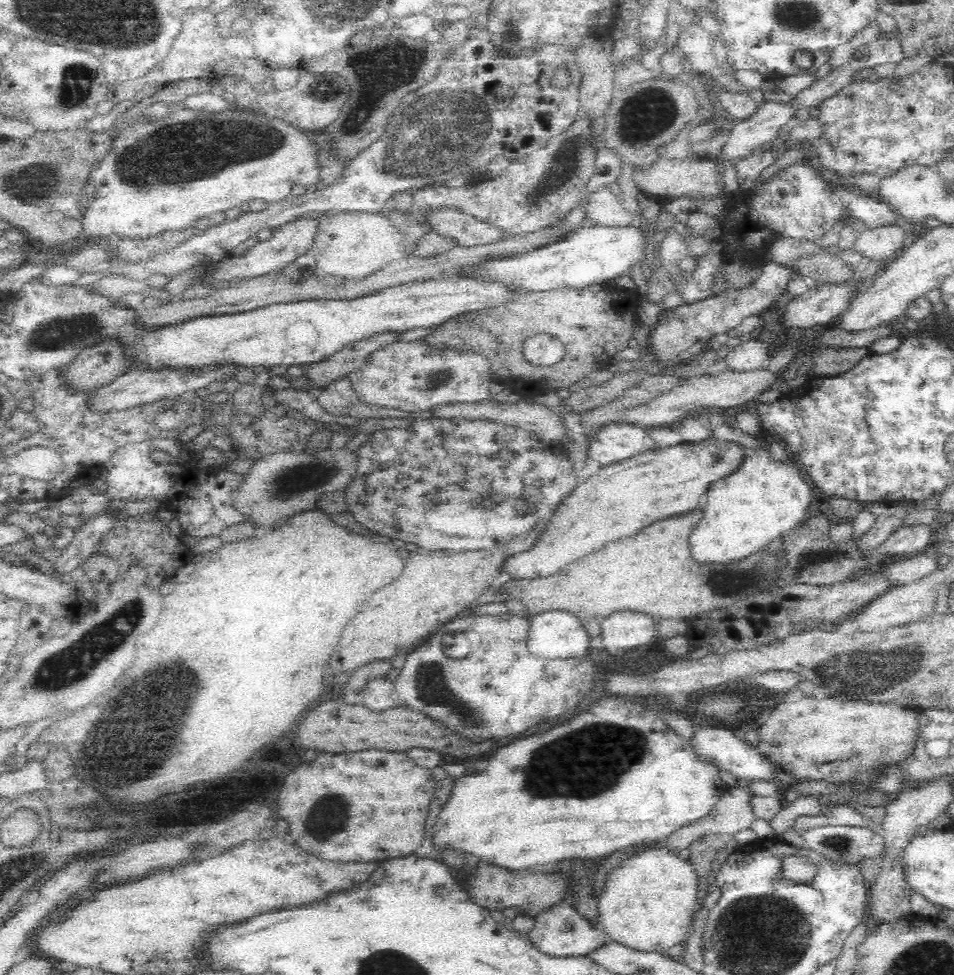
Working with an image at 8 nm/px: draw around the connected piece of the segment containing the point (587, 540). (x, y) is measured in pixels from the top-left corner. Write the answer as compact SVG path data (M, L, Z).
M708 437L700 444L648 451L620 461L620 464L602 467L578 484L562 501L530 550L510 554L500 568L512 579L552 576L554 564L568 566L576 558L602 548L610 540L634 536L638 530L658 520L688 512L698 506L700 496L714 480L720 480L722 474L728 476L738 468L744 450L745 447L739 444Z

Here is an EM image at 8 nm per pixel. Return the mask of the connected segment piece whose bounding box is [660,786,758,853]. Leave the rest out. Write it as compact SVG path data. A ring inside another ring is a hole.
M746 786L730 787L708 816L688 828L675 832L668 840L660 842L660 845L686 853L695 840L710 833L734 835L740 830L750 828L752 822L757 819L752 804L756 797L758 796Z

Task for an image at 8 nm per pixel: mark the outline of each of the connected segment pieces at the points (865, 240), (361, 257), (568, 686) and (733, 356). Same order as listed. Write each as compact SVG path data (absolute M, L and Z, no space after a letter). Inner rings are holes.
M897 224L868 227L857 234L853 250L867 258L881 257L885 260L895 251L905 249L911 232Z
M331 212L317 216L317 224L318 236L307 251L316 259L314 272L317 275L331 274L342 283L351 279L359 280L401 258L398 256L402 242L400 230L394 228L392 222L382 214Z
M517 607L500 615L482 615L476 612L464 618L454 618L408 655L396 679L396 692L402 696L400 700L406 702L411 711L426 714L432 722L438 722L442 728L454 732L458 738L472 740L476 744L516 736L540 722L572 712L578 706L578 702L594 688L594 679L598 677L594 674L594 662L586 658L590 654L558 660L534 658L534 655L526 650L530 628L532 616ZM454 632L466 634L466 638L472 644L470 654L462 660L454 660L444 654L442 638Z
M750 336L738 340L726 354L728 370L742 372L765 368L770 357L767 343Z

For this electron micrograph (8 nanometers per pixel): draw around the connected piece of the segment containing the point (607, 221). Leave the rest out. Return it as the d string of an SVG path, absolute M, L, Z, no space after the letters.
M604 186L588 193L583 208L585 214L593 218L598 225L626 226L635 222L635 217L616 200L614 187Z

